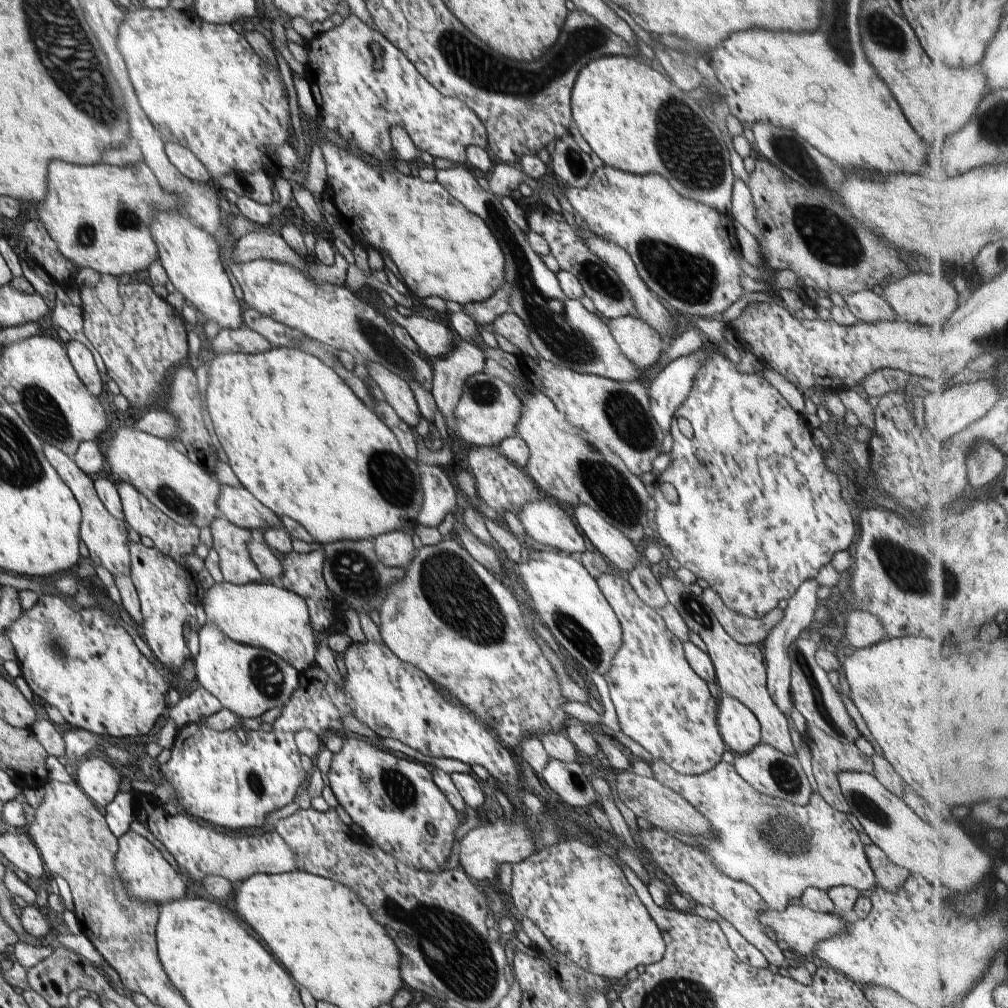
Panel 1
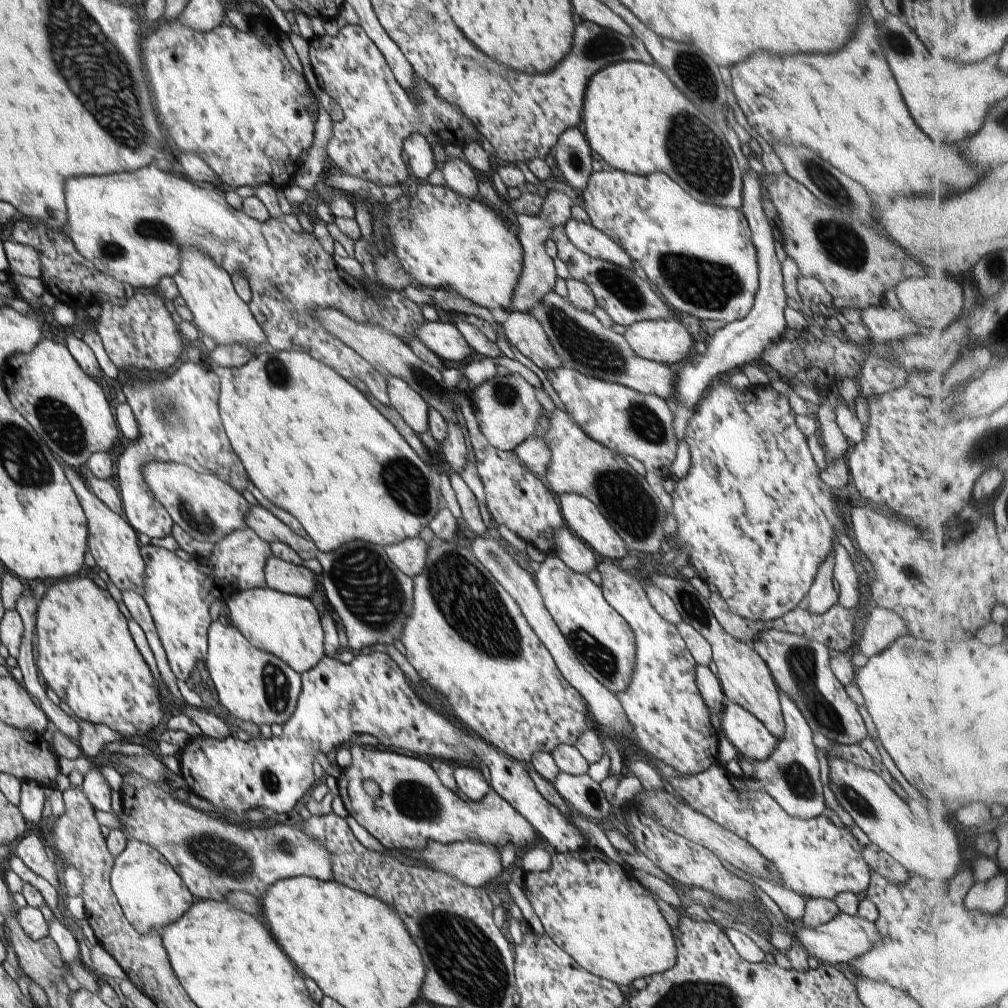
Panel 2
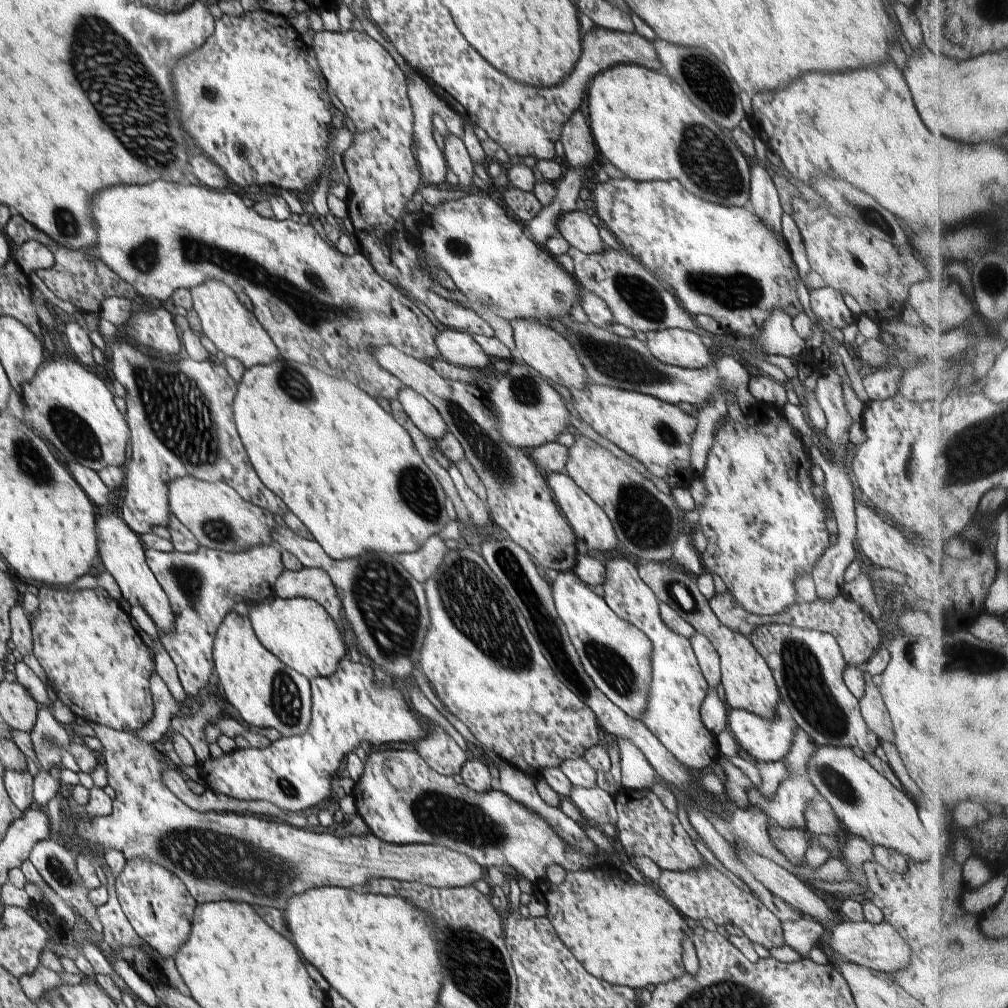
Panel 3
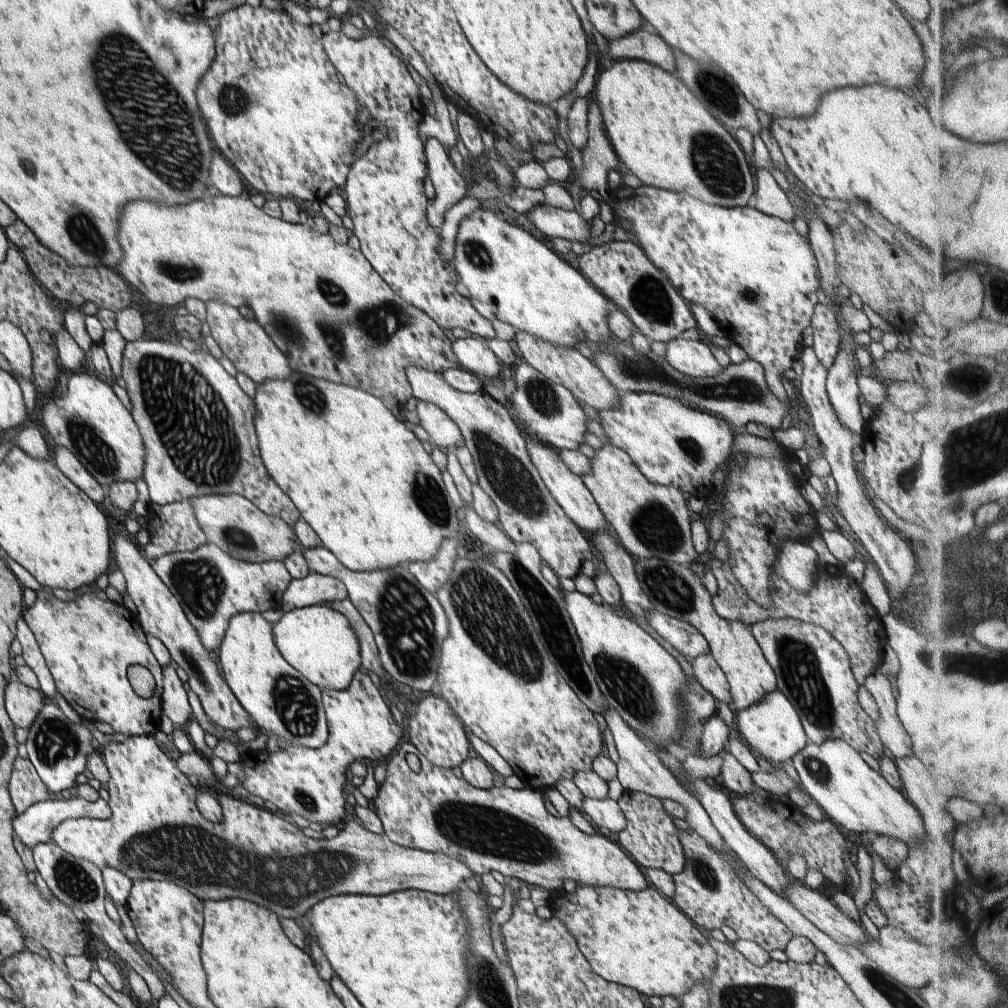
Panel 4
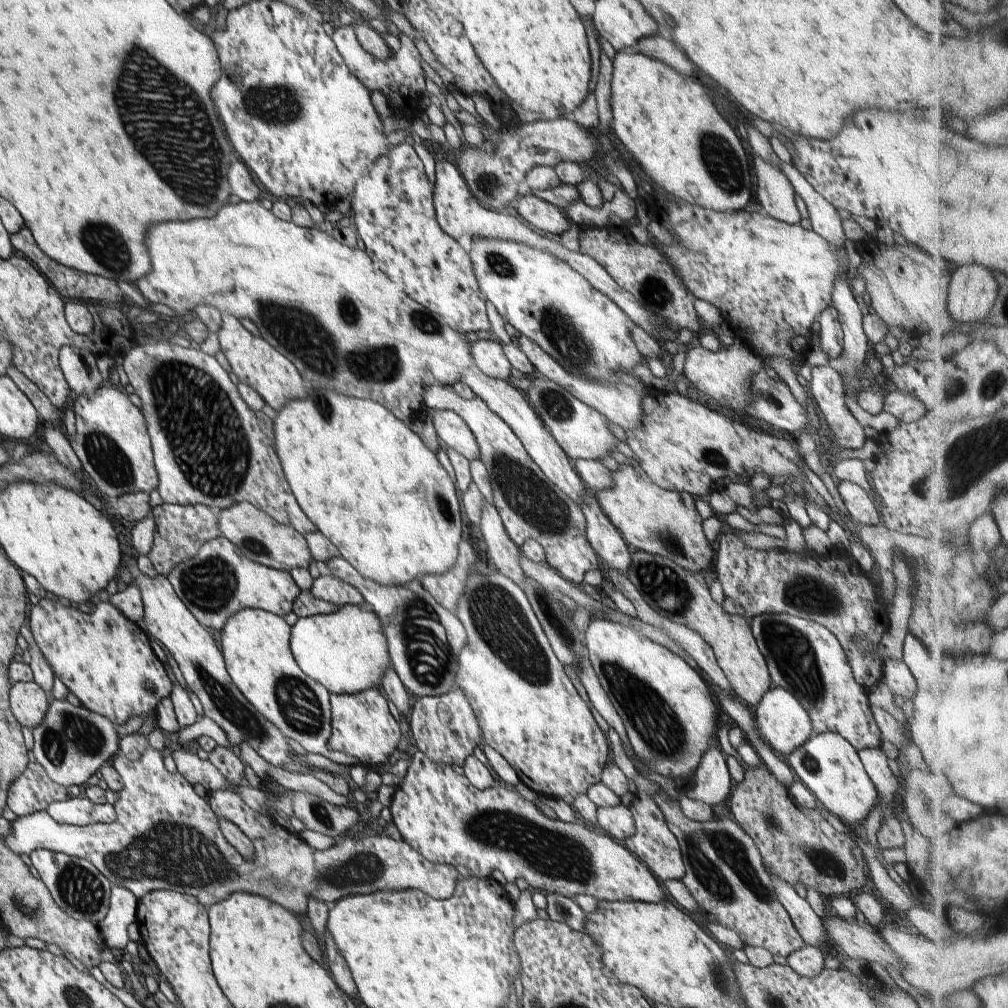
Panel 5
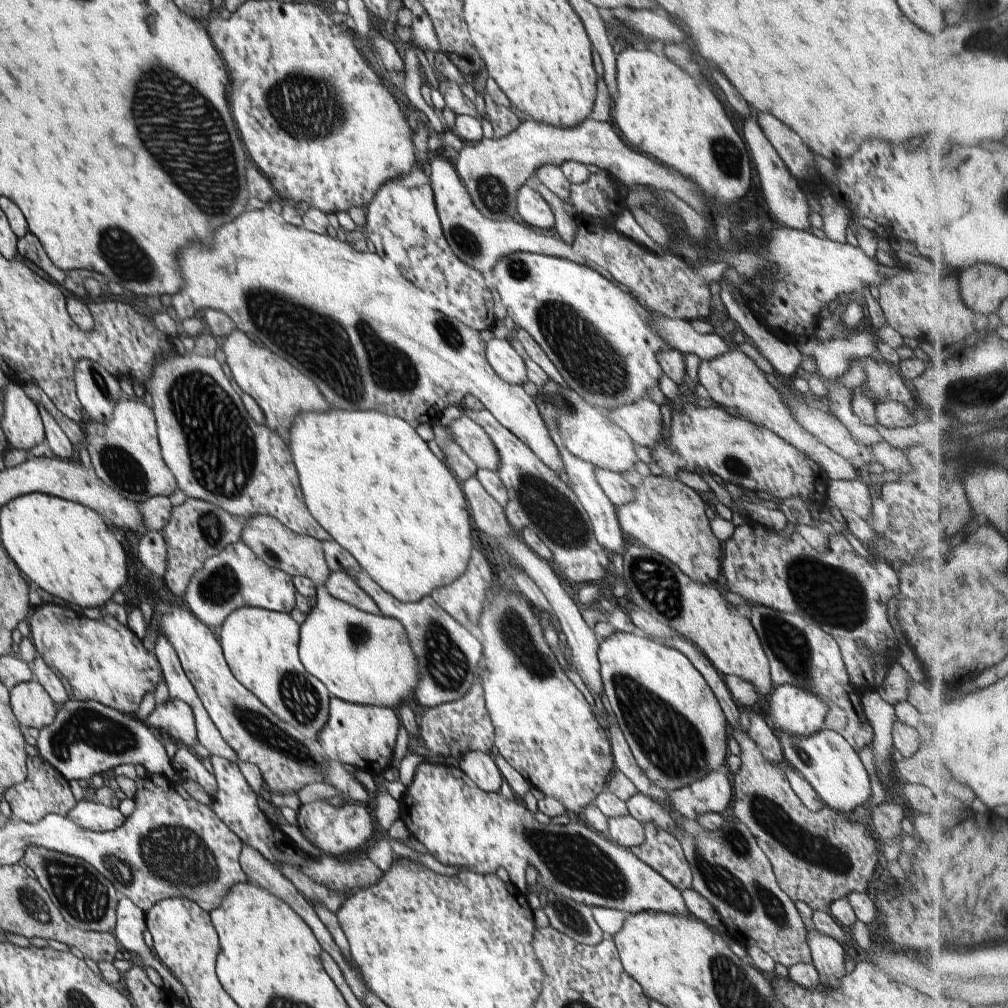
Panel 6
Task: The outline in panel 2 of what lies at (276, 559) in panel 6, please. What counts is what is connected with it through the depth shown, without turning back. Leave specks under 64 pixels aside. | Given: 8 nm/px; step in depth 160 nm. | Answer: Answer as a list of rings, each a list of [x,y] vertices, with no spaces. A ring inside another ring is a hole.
[[[152,461],[143,467],[143,475],[154,496],[166,507],[172,520],[184,532],[200,542],[220,542],[231,532],[248,528],[245,518],[251,504],[230,483],[212,473],[200,473],[183,463]]]

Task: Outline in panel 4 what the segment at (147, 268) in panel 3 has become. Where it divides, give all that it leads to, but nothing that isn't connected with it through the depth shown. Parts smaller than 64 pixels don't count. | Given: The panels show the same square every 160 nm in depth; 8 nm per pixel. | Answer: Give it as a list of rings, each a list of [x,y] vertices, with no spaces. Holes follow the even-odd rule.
[[[247,194],[230,197],[206,195],[200,200],[192,200],[188,204],[170,206],[170,204],[158,204],[158,202],[146,202],[138,200],[134,204],[128,204],[124,212],[118,218],[118,242],[122,248],[122,260],[116,266],[115,271],[124,278],[130,285],[142,291],[142,294],[150,302],[162,306],[176,306],[184,303],[188,298],[196,298],[202,302],[208,300],[224,300],[226,304],[239,307],[242,304],[250,306],[256,315],[256,321],[264,332],[270,336],[270,340],[286,356],[291,371],[302,372],[303,374],[344,384],[353,388],[360,388],[378,398],[388,408],[401,408],[412,397],[411,386],[407,379],[406,368],[417,366],[429,372],[444,372],[444,370],[462,368],[462,364],[456,360],[452,352],[452,342],[444,334],[444,330],[427,316],[422,310],[407,304],[392,292],[392,288],[382,280],[378,272],[370,265],[370,262],[362,255],[361,250],[353,250],[347,244],[339,244],[332,239],[329,233],[322,234],[317,228],[307,224],[288,223],[281,219],[272,219],[264,210],[254,206]]]

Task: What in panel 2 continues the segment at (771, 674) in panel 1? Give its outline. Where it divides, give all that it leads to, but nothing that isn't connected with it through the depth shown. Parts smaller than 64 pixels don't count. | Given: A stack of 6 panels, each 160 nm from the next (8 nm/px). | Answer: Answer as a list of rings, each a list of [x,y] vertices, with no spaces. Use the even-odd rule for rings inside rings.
[[[835,552],[830,553],[820,564],[812,586],[804,600],[806,610],[820,615],[840,603],[841,596],[834,589],[833,570],[835,567]],[[779,690],[781,711],[785,720],[785,733],[774,752],[764,760],[754,762],[754,776],[758,779],[768,794],[791,817],[797,819],[813,819],[822,815],[826,806],[820,783],[820,762],[816,757],[813,730],[798,707],[789,699],[789,696]]]

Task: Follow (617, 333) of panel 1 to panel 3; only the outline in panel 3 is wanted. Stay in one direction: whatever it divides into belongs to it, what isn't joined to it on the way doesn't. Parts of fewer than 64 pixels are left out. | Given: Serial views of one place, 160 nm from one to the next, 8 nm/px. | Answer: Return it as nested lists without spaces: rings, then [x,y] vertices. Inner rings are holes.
[[[666,329],[647,333],[647,338],[650,352],[663,363],[685,369],[701,369],[713,363],[702,337],[692,331]]]

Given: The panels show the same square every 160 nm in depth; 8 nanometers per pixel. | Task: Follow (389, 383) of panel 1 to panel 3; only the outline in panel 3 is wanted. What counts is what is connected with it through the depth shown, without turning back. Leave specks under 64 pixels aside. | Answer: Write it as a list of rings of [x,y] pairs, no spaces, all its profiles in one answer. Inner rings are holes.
[[[404,386],[399,392],[397,399],[402,403],[406,414],[410,420],[425,434],[435,442],[439,441],[446,433],[446,423],[435,406],[432,406],[421,394],[414,389]]]

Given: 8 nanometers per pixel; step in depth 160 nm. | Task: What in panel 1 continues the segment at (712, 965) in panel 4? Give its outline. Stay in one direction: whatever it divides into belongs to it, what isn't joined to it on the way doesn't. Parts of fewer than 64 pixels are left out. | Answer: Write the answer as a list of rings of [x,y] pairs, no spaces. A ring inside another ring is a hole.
[[[568,838],[554,846],[542,846],[521,862],[512,864],[510,896],[522,917],[530,919],[542,931],[556,952],[570,962],[611,982],[622,980],[630,970],[662,960],[666,946],[652,916],[636,895],[620,866],[598,846],[588,846]]]

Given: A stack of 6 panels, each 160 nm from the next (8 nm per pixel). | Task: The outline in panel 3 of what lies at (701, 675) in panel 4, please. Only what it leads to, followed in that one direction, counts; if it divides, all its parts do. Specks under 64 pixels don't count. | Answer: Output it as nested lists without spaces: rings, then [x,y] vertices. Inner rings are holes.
[[[696,633],[689,641],[709,688],[716,689],[721,683],[721,666],[714,645],[700,633]]]

